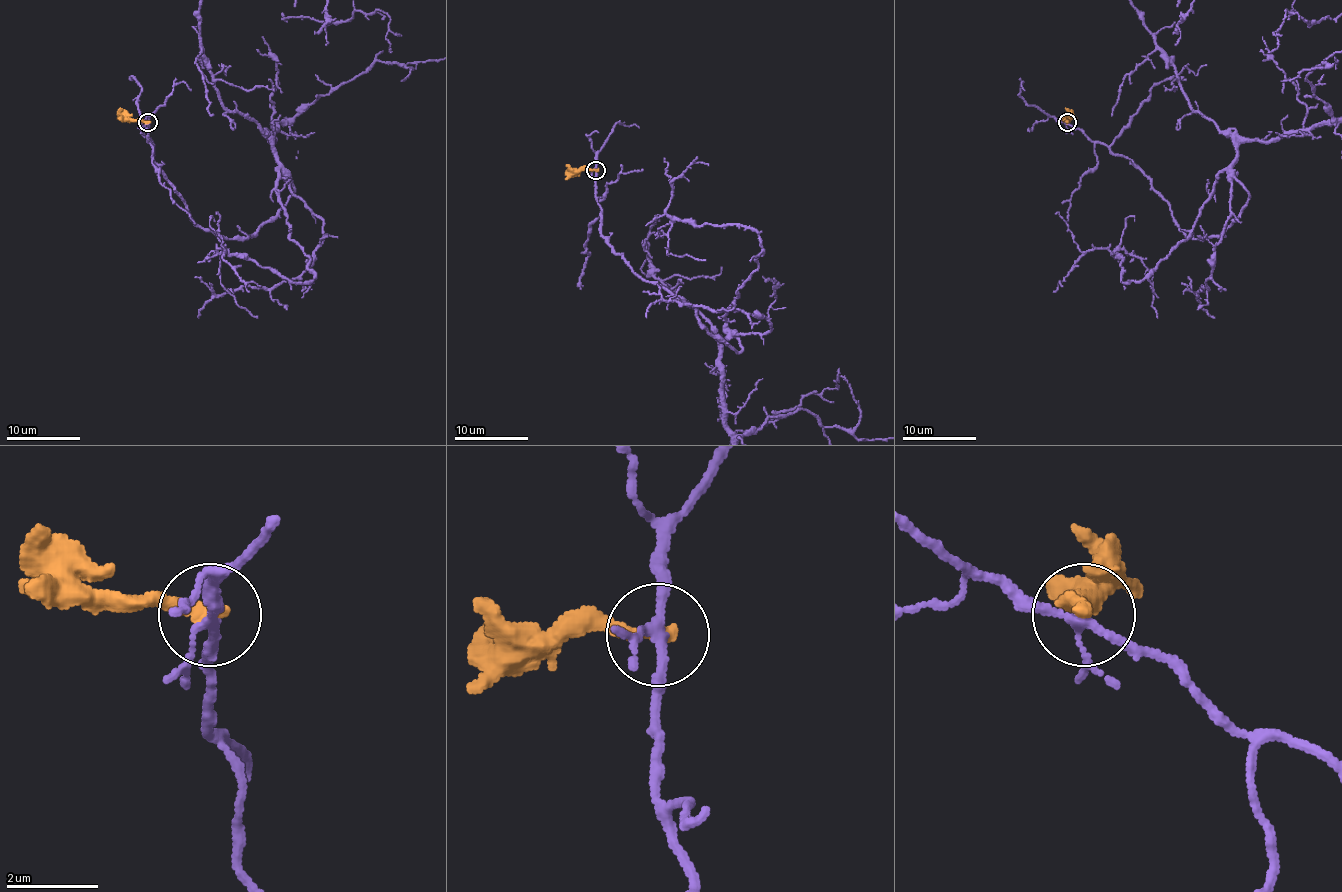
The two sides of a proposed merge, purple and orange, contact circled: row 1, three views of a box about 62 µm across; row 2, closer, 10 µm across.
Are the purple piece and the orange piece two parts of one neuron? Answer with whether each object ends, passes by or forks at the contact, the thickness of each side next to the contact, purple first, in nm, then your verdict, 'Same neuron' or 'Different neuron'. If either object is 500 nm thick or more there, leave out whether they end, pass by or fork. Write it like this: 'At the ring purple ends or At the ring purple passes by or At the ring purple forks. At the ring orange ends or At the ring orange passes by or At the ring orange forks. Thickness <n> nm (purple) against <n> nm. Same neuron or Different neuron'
At the ring purple forks. At the ring orange ends. Thickness 170 nm (purple) against 360 nm. Different neuron

